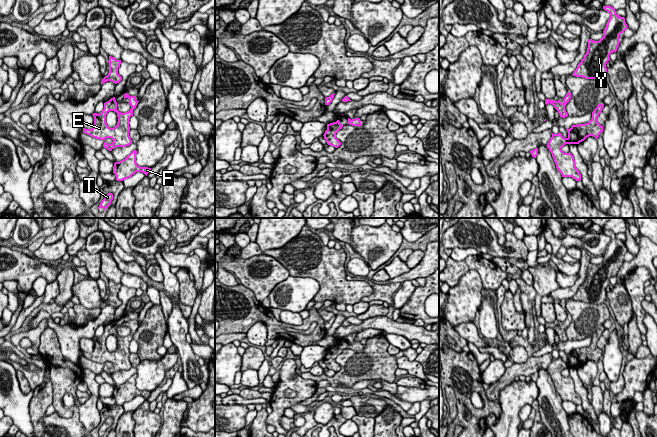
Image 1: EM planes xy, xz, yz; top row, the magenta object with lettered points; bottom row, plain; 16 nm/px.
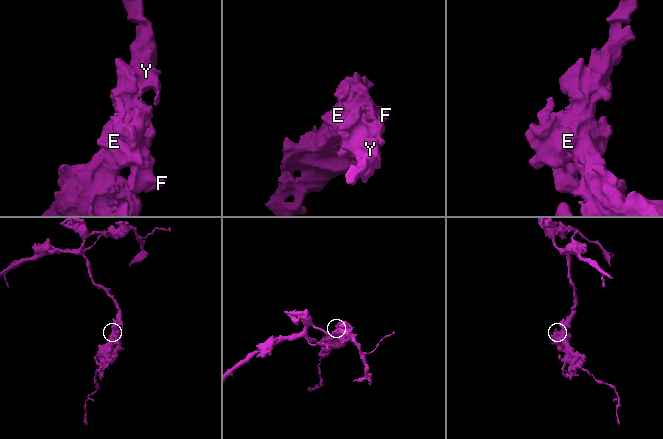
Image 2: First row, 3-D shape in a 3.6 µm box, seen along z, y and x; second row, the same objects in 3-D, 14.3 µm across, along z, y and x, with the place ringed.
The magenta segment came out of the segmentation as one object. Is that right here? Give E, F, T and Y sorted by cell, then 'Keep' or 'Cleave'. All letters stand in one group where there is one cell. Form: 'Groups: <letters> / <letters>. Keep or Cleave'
Groups: E F T / Y. Cleave

